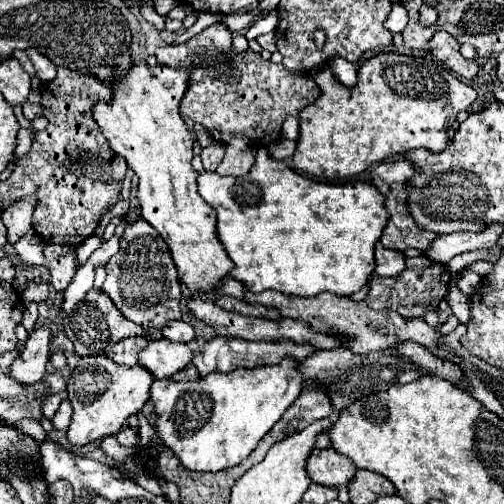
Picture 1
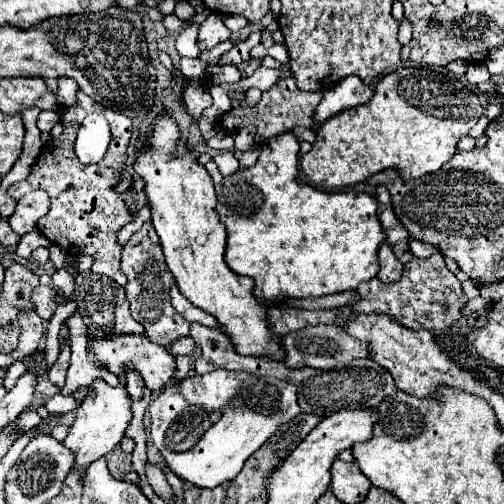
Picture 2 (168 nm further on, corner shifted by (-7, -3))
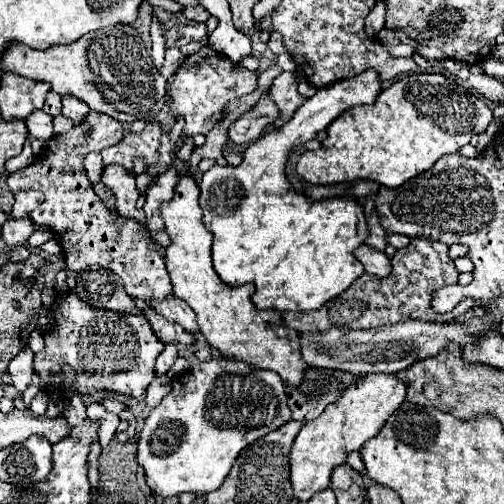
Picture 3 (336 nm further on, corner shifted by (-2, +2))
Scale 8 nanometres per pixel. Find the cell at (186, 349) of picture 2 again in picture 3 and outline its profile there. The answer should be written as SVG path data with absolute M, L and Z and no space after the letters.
M174 343L166 345L166 347L164 347L164 351L160 353L160 357L156 359L154 373L156 373L156 375L164 375L164 373L174 365L174 361L176 361L176 359L178 359L178 347L176 347Z

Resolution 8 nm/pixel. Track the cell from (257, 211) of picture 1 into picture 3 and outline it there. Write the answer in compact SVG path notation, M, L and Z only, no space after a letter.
M368 69L366 73L360 73L346 81L336 81L334 85L322 87L316 91L312 99L308 99L294 113L294 117L282 129L272 131L262 139L250 143L238 167L214 165L210 171L202 175L198 183L200 187L198 203L202 207L202 223L214 237L214 245L212 245L214 271L230 287L254 283L256 291L252 295L252 303L258 309L274 309L282 313L314 311L322 307L326 301L346 291L364 273L362 263L354 257L354 249L362 245L366 239L366 217L362 205L350 201L348 197L310 201L310 197L292 189L292 185L284 175L284 167L288 161L290 147L314 139L340 113L356 105L374 105L380 91L382 91L382 81L378 71L374 69Z

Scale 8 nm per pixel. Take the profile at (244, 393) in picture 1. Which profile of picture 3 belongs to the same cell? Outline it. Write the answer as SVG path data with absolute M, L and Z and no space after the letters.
M212 359L180 373L172 381L170 393L162 399L158 407L150 411L142 431L138 433L136 461L144 469L146 485L152 491L152 495L166 499L180 493L202 495L216 491L244 447L292 419L286 401L288 397L278 373L250 369L242 361Z

